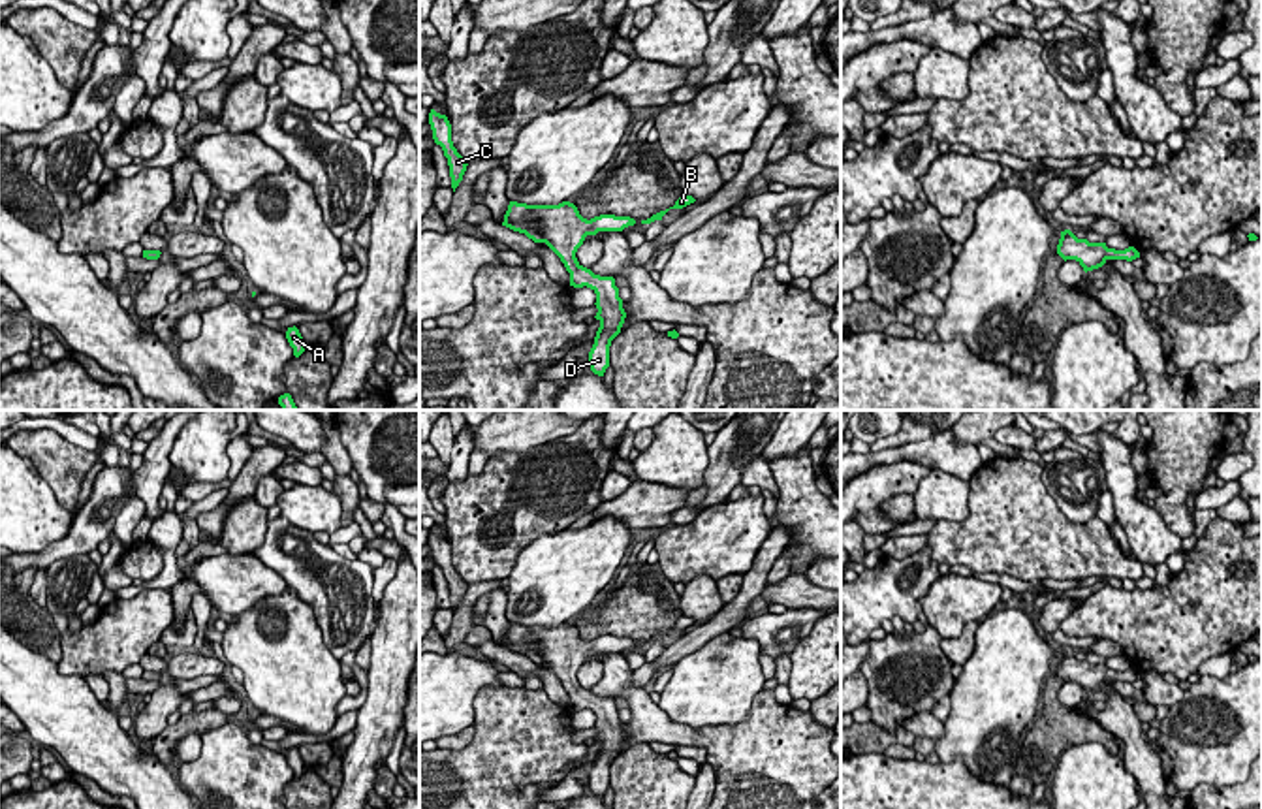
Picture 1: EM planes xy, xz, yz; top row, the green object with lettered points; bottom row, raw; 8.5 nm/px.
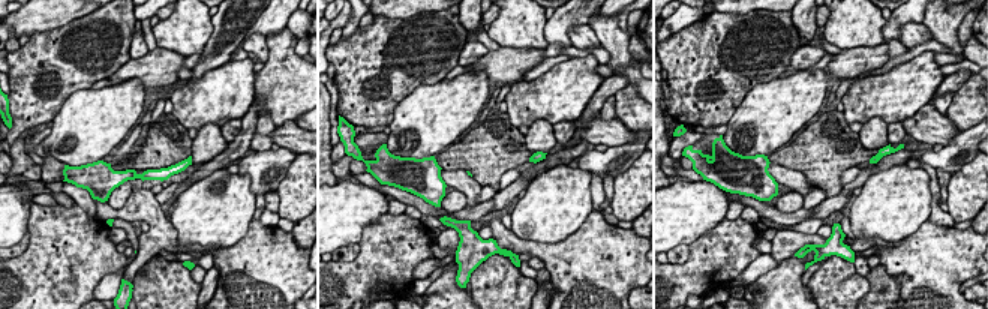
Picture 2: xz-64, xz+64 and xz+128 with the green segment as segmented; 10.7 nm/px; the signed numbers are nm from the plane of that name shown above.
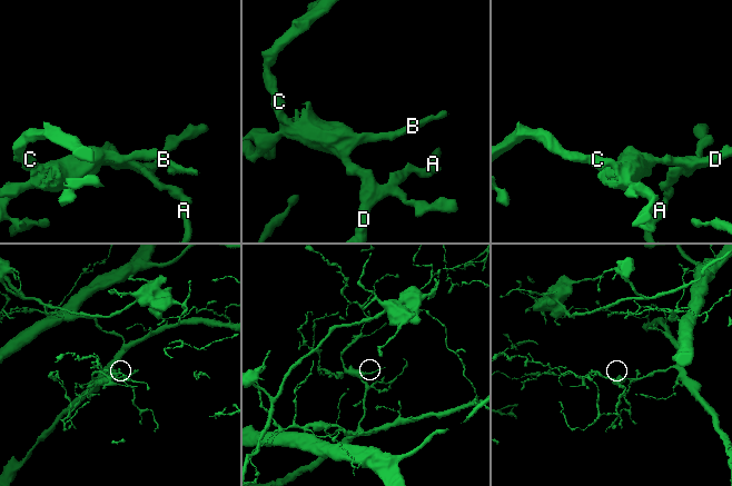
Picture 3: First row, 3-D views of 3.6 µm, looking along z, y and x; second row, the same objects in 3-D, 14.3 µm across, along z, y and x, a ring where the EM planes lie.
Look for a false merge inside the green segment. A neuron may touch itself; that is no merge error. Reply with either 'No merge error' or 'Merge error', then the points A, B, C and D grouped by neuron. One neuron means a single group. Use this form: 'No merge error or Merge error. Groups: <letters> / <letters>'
No merge error. Groups: A B C D

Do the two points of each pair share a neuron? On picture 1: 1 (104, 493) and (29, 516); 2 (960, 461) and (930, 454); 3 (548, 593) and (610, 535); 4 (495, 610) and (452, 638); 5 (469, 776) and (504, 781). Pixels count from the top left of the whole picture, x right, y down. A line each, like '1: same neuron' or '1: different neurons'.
1: different neurons
2: same neuron
3: same neuron
4: different neurons
5: same neuron

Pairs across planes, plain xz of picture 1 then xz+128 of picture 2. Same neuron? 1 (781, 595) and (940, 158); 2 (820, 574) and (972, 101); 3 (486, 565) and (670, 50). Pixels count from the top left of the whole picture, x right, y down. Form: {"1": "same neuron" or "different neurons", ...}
{"1": "different neurons", "2": "same neuron", "3": "same neuron"}

